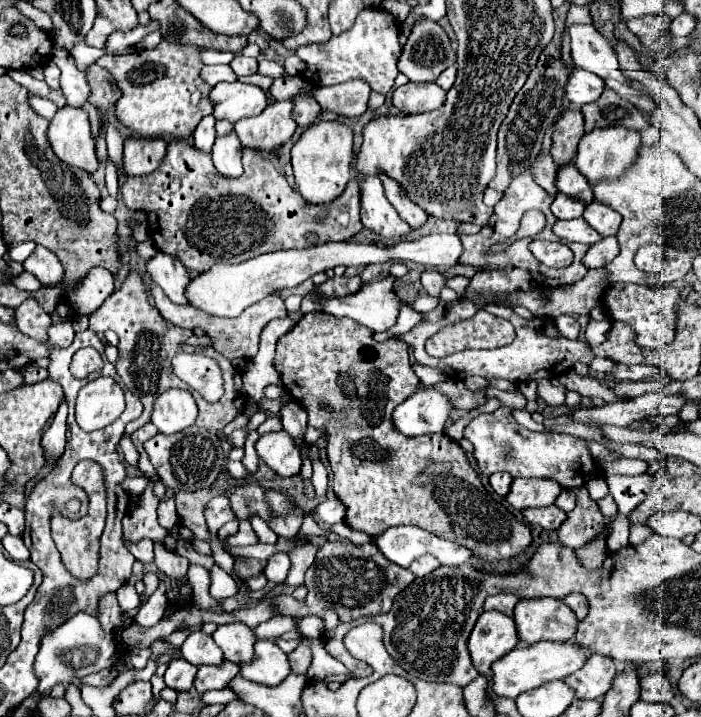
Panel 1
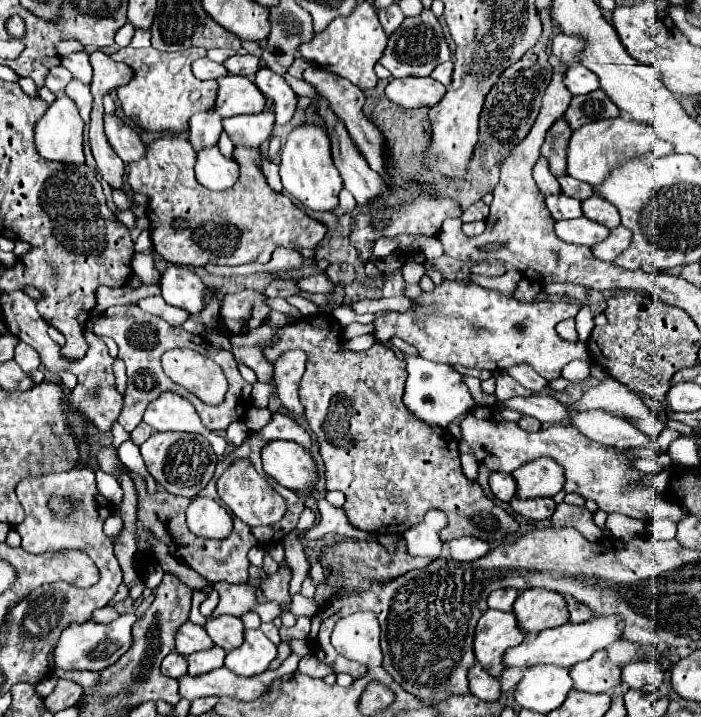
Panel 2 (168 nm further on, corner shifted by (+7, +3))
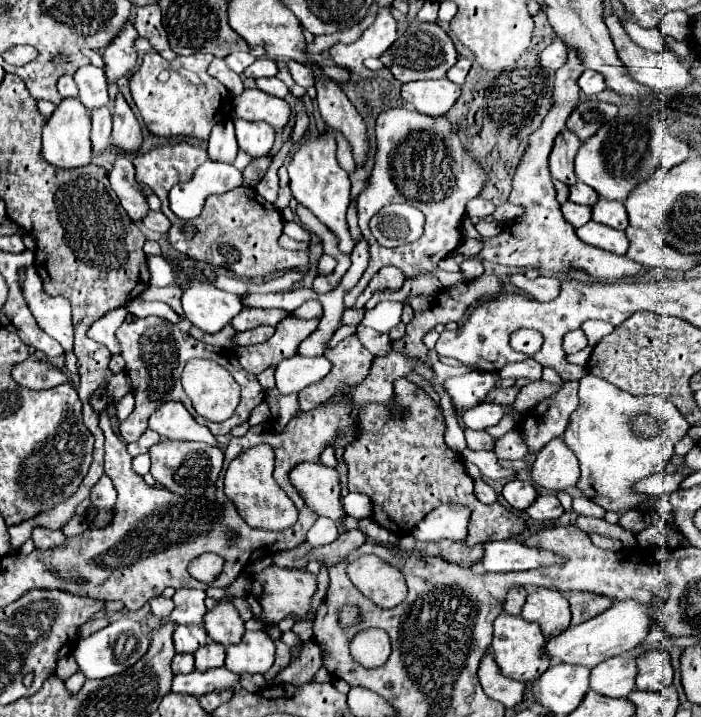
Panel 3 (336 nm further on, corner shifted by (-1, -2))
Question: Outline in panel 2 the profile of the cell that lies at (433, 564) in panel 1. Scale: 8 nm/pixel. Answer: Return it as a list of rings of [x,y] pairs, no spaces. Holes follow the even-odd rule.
[[[430,509],[424,519],[408,529],[404,533],[404,539],[408,543],[408,551],[416,557],[432,557],[436,559],[442,551],[442,539],[440,531],[444,529],[446,523],[446,513],[440,509]]]

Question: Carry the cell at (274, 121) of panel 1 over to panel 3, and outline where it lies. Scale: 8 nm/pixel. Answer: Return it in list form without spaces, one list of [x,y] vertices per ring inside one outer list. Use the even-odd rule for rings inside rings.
[[[234,118],[234,126],[236,126],[238,146],[244,152],[248,152],[252,158],[266,156],[272,150],[276,130],[266,122],[248,122],[248,120]]]

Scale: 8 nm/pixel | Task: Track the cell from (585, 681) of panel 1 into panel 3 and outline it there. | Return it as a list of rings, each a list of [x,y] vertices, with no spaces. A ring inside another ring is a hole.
[[[614,656],[610,660],[604,660],[604,664],[592,668],[590,672],[590,690],[610,696],[610,698],[626,698],[636,686],[636,664],[622,658]]]

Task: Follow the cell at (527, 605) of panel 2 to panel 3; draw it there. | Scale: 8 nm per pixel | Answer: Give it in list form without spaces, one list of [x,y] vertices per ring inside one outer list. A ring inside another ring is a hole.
[[[532,588],[520,614],[528,622],[536,622],[546,638],[562,634],[570,626],[570,608],[562,592],[550,588]]]

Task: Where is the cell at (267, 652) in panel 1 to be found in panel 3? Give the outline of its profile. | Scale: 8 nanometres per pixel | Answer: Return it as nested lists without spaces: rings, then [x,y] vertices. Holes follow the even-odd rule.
[[[246,632],[240,644],[226,648],[226,668],[236,674],[266,674],[274,654],[276,646],[266,632]]]

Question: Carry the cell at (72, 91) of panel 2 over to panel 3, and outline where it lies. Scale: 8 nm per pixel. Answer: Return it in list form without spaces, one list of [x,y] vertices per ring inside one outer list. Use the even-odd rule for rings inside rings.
[[[102,106],[90,112],[92,116],[92,150],[98,154],[100,150],[110,146],[110,130],[112,130],[112,116],[110,108]]]

